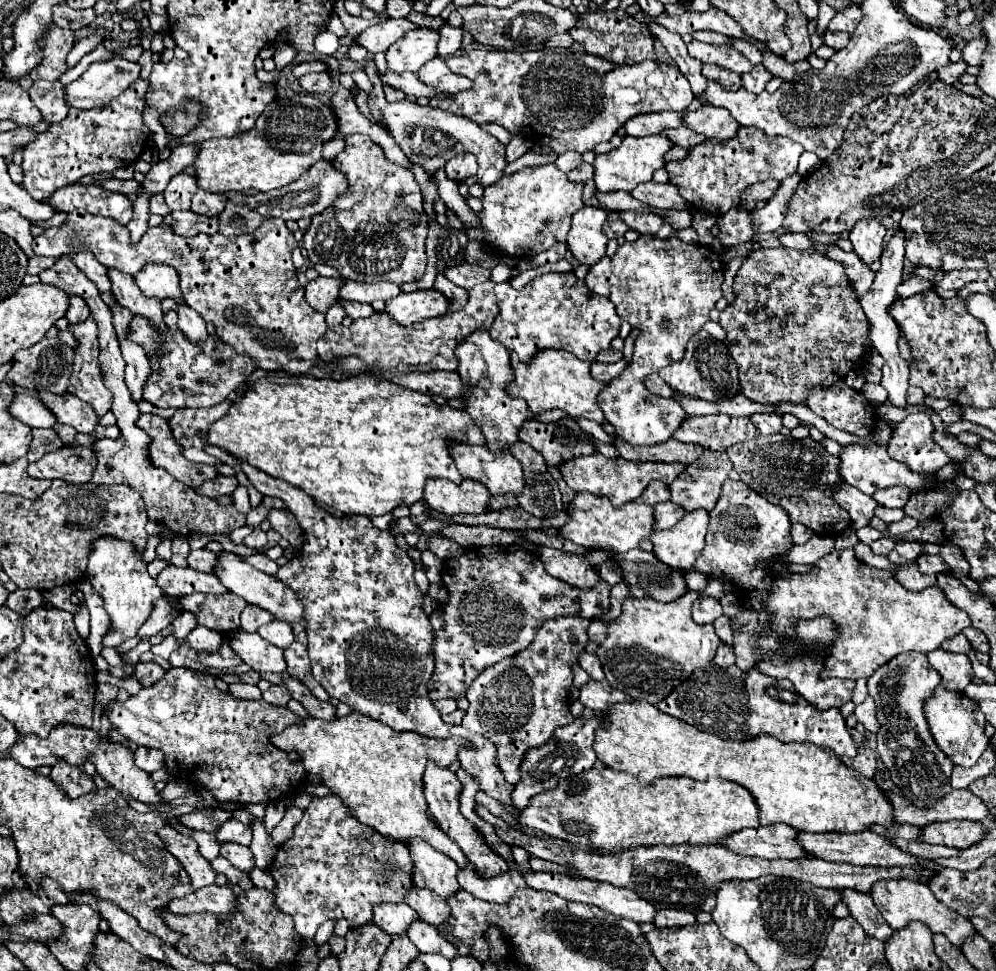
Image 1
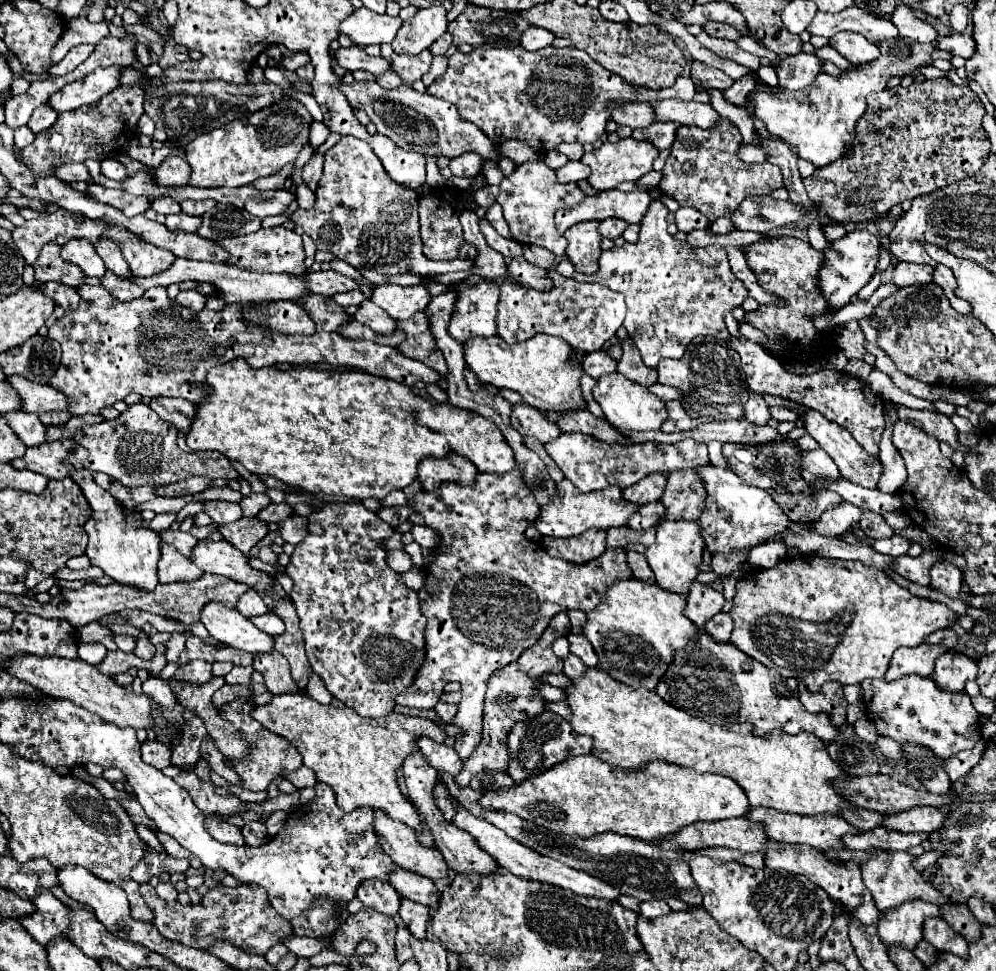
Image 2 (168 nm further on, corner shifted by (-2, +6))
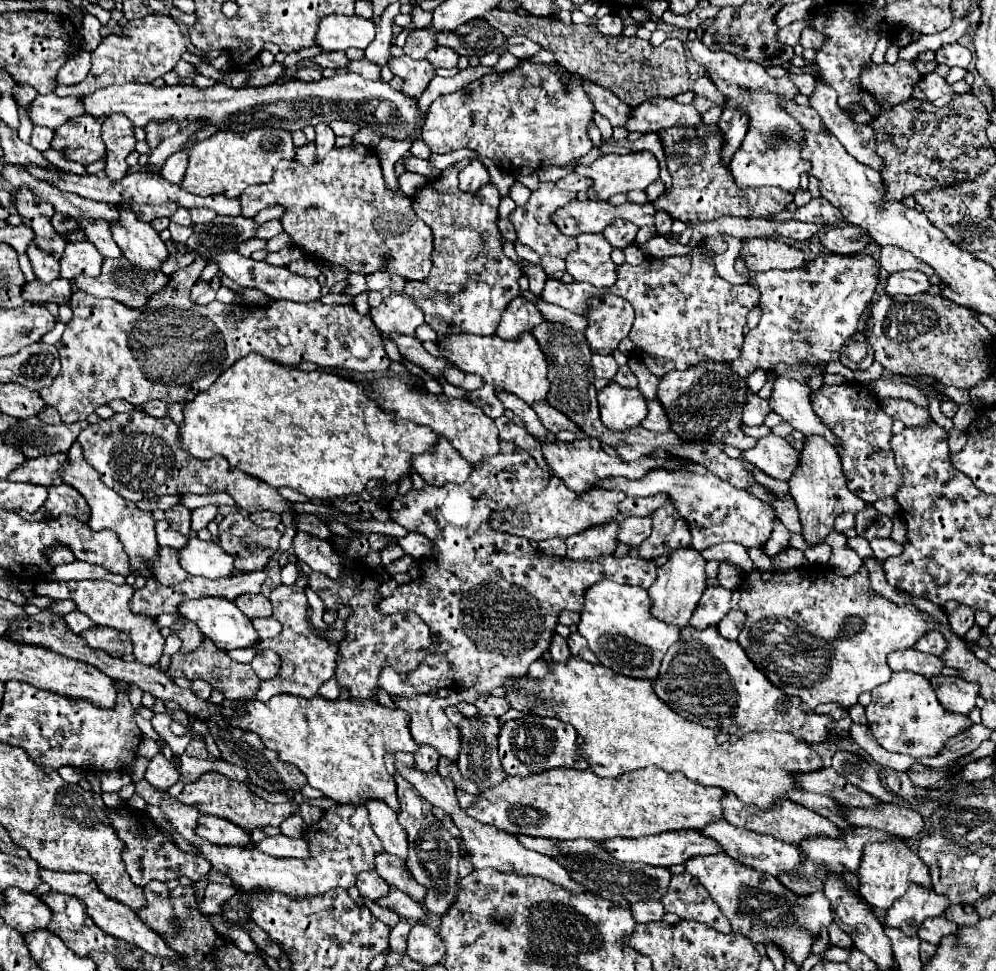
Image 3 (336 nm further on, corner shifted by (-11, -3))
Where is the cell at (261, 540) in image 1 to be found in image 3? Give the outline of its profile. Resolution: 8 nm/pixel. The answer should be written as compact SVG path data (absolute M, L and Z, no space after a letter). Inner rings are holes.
M238 511L228 513L222 523L220 523L220 547L234 555L234 563L238 571L260 571L268 563L268 559L276 553L278 549L278 539L280 539L278 529L262 529L256 527L252 521L242 517Z

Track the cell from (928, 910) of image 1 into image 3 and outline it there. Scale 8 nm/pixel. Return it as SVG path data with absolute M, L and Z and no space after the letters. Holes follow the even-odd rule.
M868 843L868 847L864 847L858 875L862 899L876 909L890 909L892 903L900 899L912 883L932 889L926 863L910 847L904 847L904 843Z

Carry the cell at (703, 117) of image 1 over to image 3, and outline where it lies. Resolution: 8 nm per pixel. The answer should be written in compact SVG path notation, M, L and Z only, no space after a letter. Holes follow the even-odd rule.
M648 99L634 107L634 111L636 115L628 123L628 131L658 133L670 127L694 127L702 123L702 115L692 105L682 105L674 99Z

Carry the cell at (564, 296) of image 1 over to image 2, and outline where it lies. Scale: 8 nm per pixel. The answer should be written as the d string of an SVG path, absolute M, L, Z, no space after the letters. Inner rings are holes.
M549 270L555 284L549 292L537 292L517 284L495 280L501 286L497 332L507 344L523 342L533 334L553 334L569 342L577 352L587 354L601 350L603 344L615 336L625 320L625 298L619 292L609 290L603 284L581 284L573 278L563 278L555 270Z

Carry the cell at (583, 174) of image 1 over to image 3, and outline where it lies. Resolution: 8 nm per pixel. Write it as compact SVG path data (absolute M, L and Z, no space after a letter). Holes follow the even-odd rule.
M570 173L570 175L562 177L560 181L556 181L556 187L566 189L566 191L574 191L574 193L578 193L578 191L588 191L588 185L592 185L592 179L582 177L582 175L578 175L578 173Z

